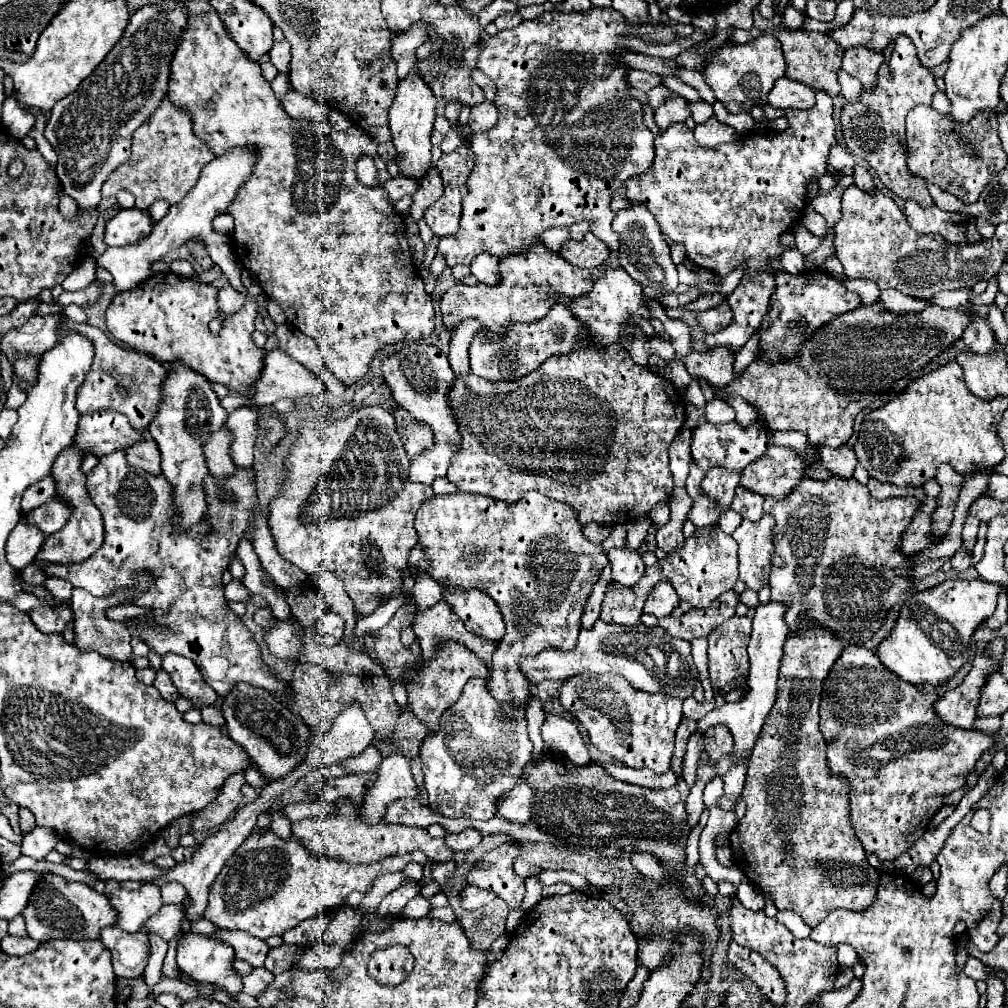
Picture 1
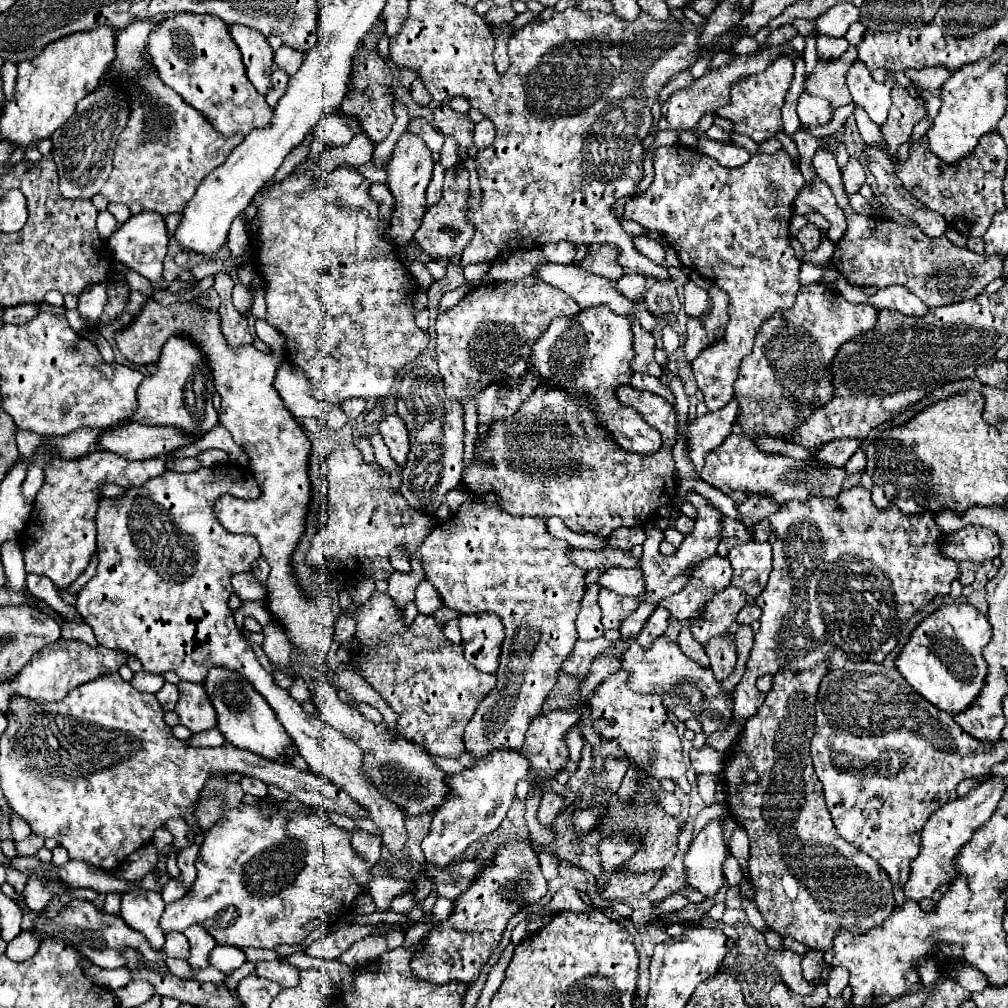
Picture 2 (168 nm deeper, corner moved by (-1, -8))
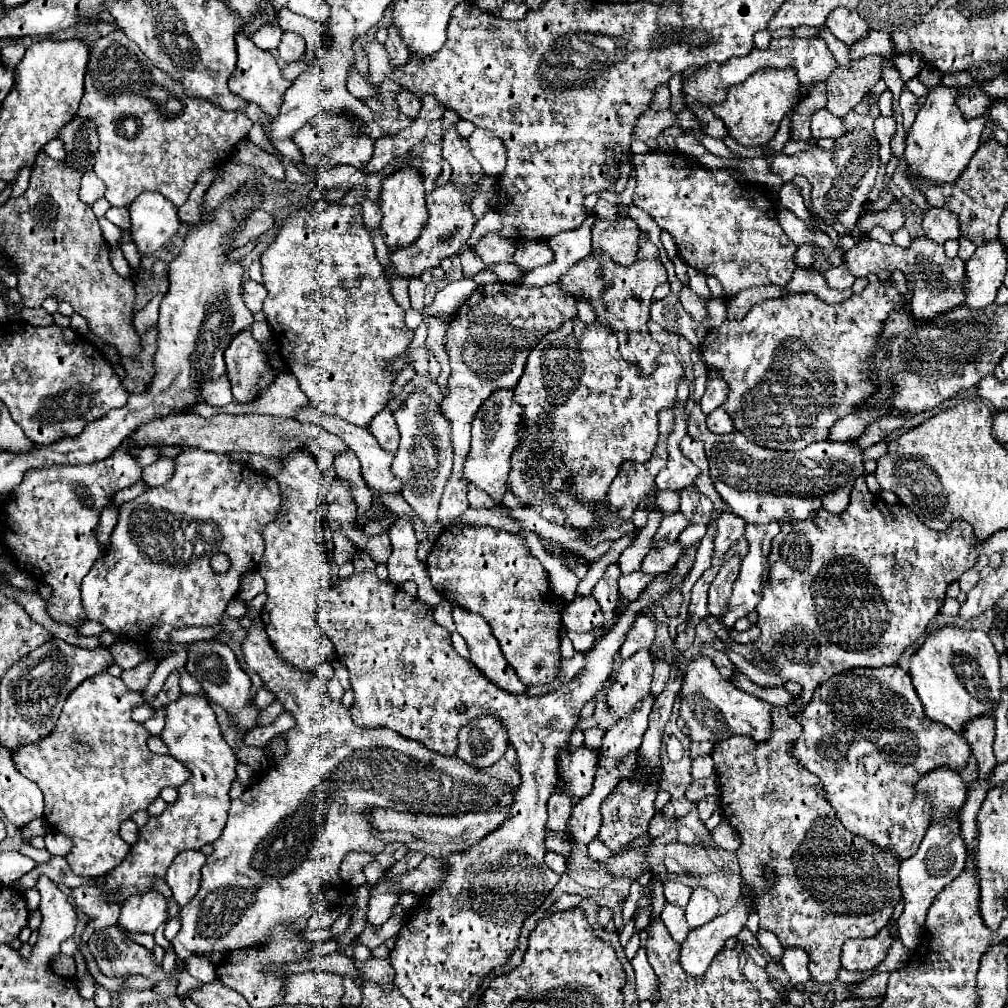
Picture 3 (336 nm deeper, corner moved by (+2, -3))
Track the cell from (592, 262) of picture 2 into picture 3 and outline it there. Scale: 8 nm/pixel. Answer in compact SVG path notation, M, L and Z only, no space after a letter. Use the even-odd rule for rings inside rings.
M619 215L617 223L599 219L591 229L591 245L595 255L609 255L619 265L633 265L639 249L639 227L629 215Z

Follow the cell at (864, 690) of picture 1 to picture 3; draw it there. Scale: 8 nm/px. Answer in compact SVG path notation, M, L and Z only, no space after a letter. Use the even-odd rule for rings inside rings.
M897 665L877 669L855 667L853 671L843 671L841 675L833 675L833 679L819 683L811 701L805 705L801 725L803 733L795 741L793 755L821 779L827 801L837 819L853 835L879 845L883 851L895 853L899 861L917 851L931 823L933 805L925 793L915 791L915 783L943 765L961 771L971 757L971 747L965 735L957 735L957 731L949 731L949 727L925 719L925 711L911 685L909 673Z

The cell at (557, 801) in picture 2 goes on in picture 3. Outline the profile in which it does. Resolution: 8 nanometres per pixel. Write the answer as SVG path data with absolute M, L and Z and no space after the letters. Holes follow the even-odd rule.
M553 793L549 797L549 803L547 803L547 811L549 811L547 829L567 831L567 821L571 817L571 807L573 807L573 799L569 799L569 795Z

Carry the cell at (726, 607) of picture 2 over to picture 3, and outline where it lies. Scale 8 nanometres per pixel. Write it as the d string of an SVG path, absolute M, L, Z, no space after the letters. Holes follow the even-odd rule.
M733 557L723 563L721 571L713 579L713 583L709 587L709 605L707 605L709 615L719 619L721 611L725 611L725 607L729 603L729 595L733 591L733 583L737 581L737 575L739 575L739 567L741 567L741 559Z

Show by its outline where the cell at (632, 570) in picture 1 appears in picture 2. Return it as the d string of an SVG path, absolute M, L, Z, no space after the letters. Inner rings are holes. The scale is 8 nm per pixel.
M610 568L598 578L598 584L620 596L640 596L644 592L644 578L640 568Z

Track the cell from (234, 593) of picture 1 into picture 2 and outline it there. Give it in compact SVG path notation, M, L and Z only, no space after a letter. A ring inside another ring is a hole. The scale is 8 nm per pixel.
M244 602L242 608L236 610L236 614L234 614L234 620L236 620L236 626L238 628L242 628L246 616L254 616L258 620L258 624L262 624L262 626L266 626L272 620L272 616L266 610L266 604L264 602Z

